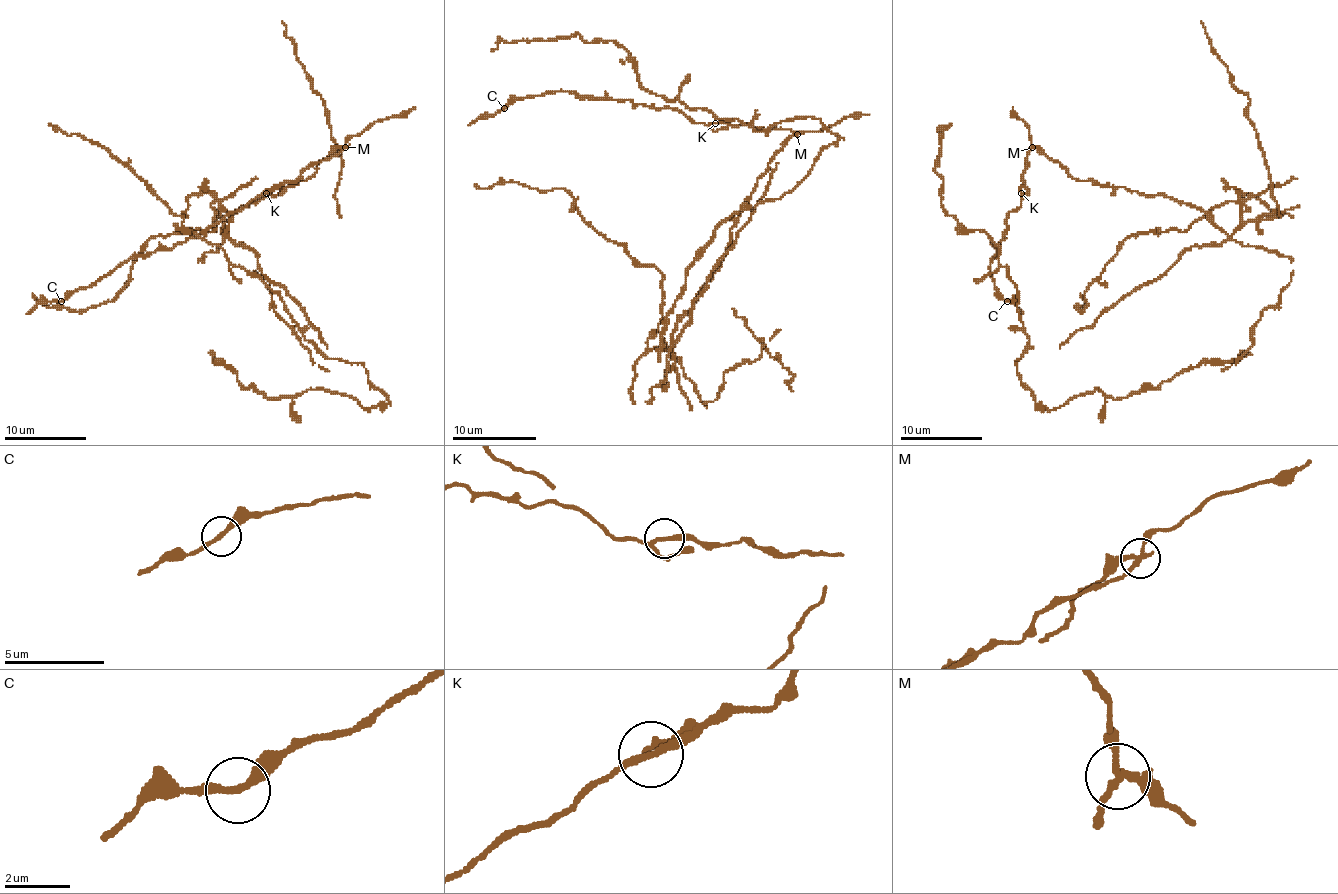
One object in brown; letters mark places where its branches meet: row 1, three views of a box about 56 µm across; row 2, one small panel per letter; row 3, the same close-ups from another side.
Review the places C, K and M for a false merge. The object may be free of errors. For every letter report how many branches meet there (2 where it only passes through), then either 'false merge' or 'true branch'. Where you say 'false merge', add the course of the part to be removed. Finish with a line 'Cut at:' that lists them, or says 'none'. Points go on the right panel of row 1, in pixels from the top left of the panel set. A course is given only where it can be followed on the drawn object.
C: 2 | true branch
K: 3 | true branch
M: 3 | false merge
Cut at: M

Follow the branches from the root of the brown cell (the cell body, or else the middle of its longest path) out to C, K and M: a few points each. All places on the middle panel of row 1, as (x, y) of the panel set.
C: (742, 125), (704, 125), (671, 108), (650, 108), (631, 100), (578, 97), (567, 91), (514, 97), (504, 108)
K: (742, 125), (715, 123)
M: (742, 125), (791, 129), (797, 133)

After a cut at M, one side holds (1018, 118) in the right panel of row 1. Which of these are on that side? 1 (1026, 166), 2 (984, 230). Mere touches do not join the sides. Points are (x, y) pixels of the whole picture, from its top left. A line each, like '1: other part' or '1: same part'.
1: same part
2: other part

